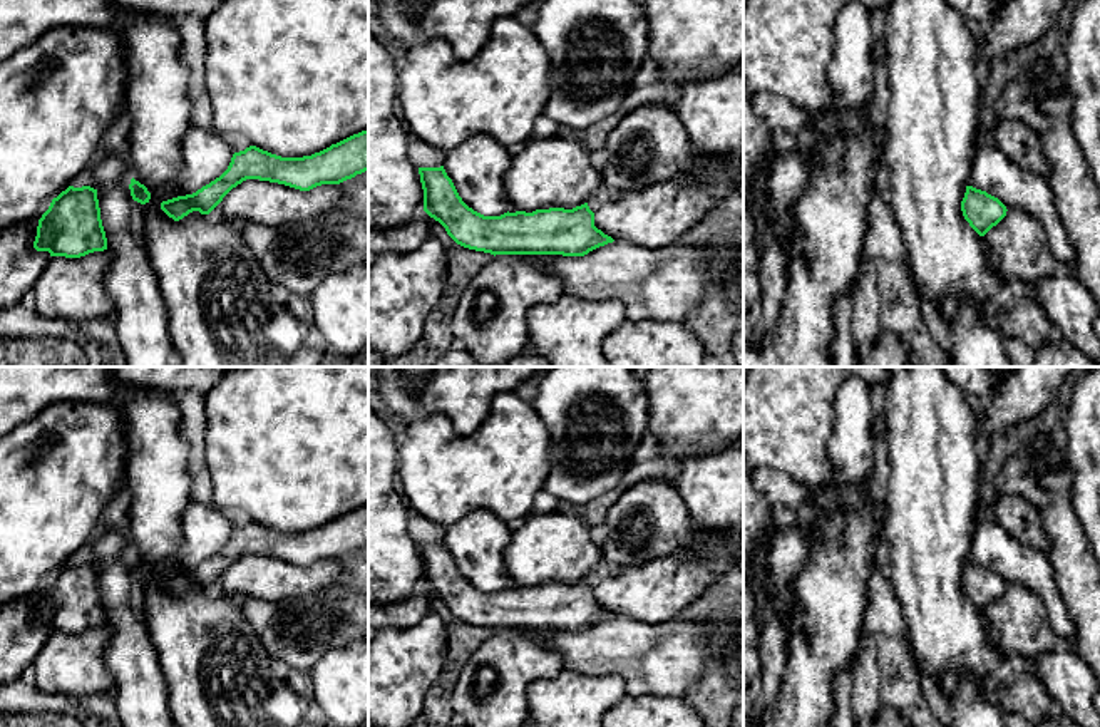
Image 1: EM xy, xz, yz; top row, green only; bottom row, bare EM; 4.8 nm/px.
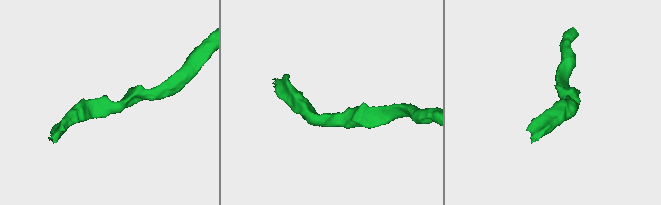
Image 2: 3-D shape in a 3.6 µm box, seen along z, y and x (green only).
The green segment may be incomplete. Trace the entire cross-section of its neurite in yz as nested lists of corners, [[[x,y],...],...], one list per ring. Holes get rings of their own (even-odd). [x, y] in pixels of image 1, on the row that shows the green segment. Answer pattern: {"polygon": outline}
{"polygon": [[[966,186],[961,211],[969,226],[979,236],[984,236],[1006,216],[1008,209],[998,198],[988,194],[986,191]]]}

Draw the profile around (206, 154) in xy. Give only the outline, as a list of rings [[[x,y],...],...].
[[[199,127],[184,134],[181,151],[182,168],[174,183],[184,194],[193,194],[219,178],[234,154],[221,134]]]

